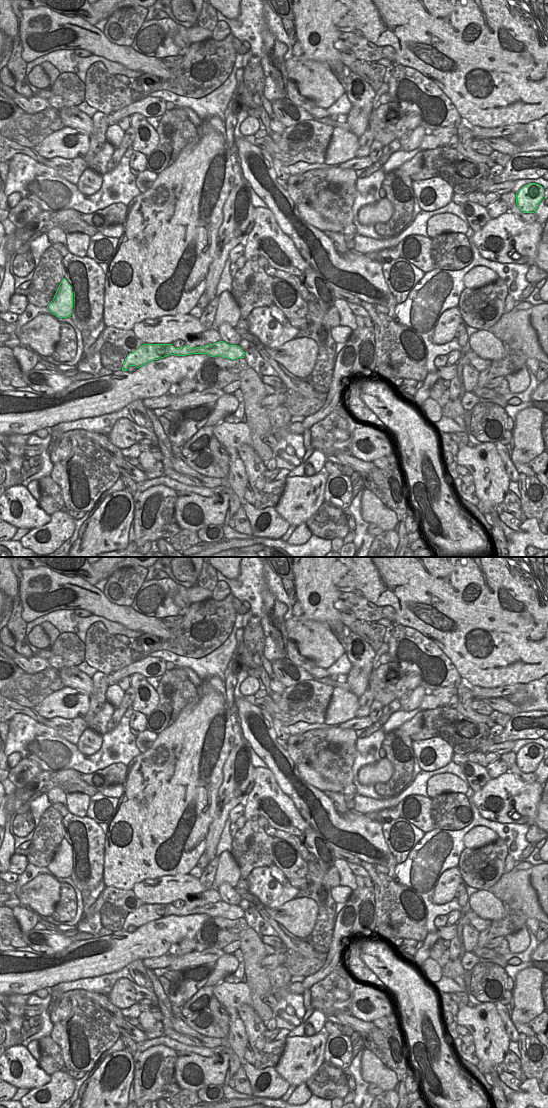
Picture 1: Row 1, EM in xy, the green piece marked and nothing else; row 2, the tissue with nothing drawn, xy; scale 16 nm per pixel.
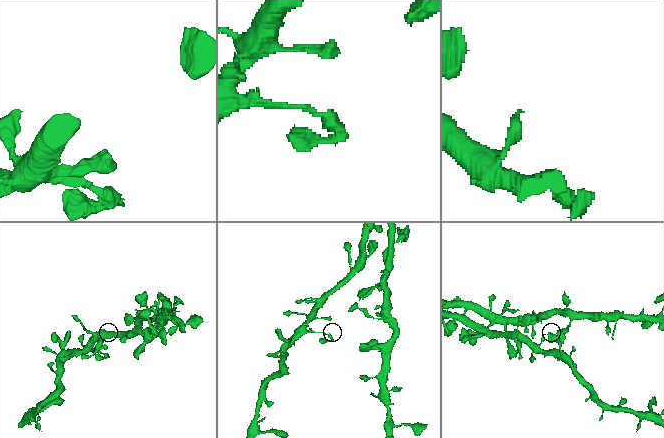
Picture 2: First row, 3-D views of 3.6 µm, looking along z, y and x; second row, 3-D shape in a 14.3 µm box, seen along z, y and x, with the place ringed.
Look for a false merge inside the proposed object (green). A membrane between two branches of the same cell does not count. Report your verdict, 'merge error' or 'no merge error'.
merge error

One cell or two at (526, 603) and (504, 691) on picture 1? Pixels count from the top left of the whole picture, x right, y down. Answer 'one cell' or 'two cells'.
two cells

